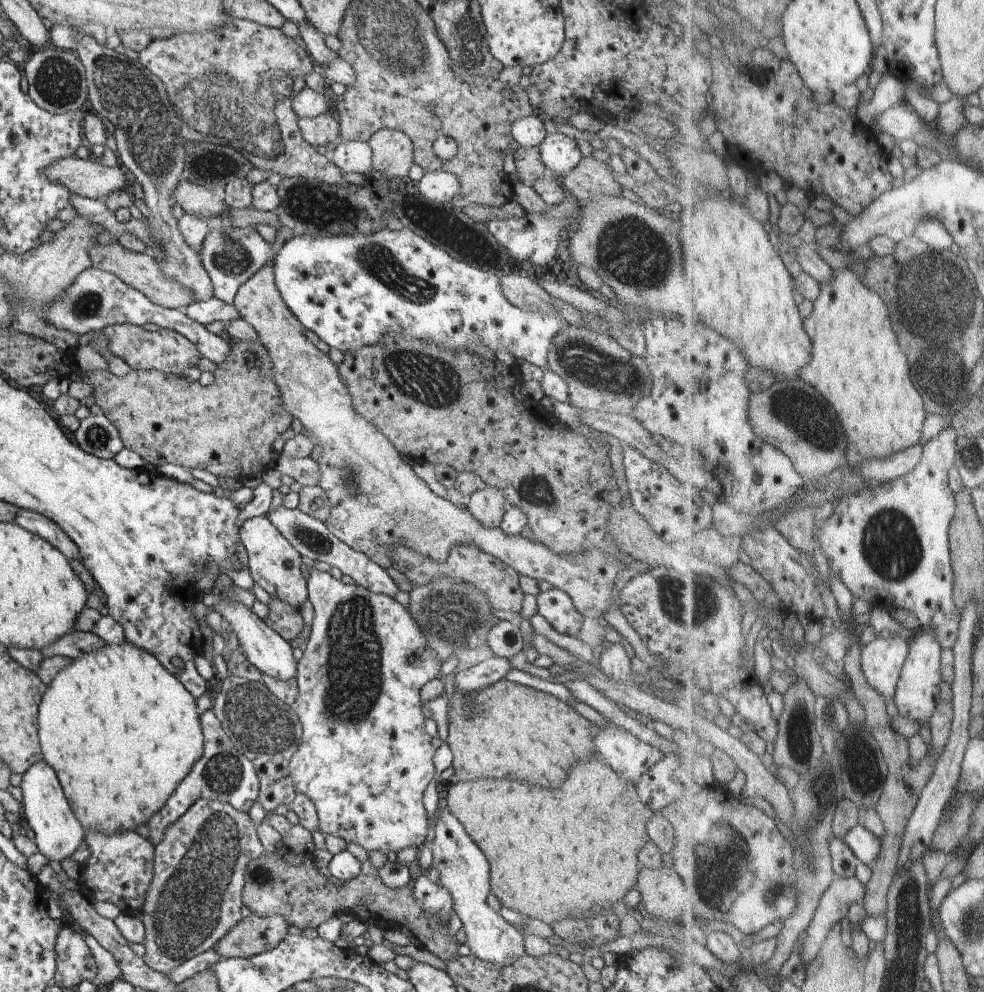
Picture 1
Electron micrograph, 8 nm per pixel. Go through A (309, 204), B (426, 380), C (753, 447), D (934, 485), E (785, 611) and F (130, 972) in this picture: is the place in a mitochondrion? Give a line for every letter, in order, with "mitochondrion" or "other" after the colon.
A: mitochondrion
B: mitochondrion
C: other
D: other
E: other
F: other

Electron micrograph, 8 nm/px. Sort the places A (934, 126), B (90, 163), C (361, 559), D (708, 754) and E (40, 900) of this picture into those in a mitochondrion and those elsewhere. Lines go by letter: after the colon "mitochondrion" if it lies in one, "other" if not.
A: other
B: other
C: other
D: other
E: other

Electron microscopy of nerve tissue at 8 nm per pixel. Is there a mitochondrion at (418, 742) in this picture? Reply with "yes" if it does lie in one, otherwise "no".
no

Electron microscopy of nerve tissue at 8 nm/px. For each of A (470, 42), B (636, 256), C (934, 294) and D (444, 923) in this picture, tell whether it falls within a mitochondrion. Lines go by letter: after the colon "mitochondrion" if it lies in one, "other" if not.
A: mitochondrion
B: mitochondrion
C: mitochondrion
D: other

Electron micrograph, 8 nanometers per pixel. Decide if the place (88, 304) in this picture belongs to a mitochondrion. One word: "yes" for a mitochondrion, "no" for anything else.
yes

